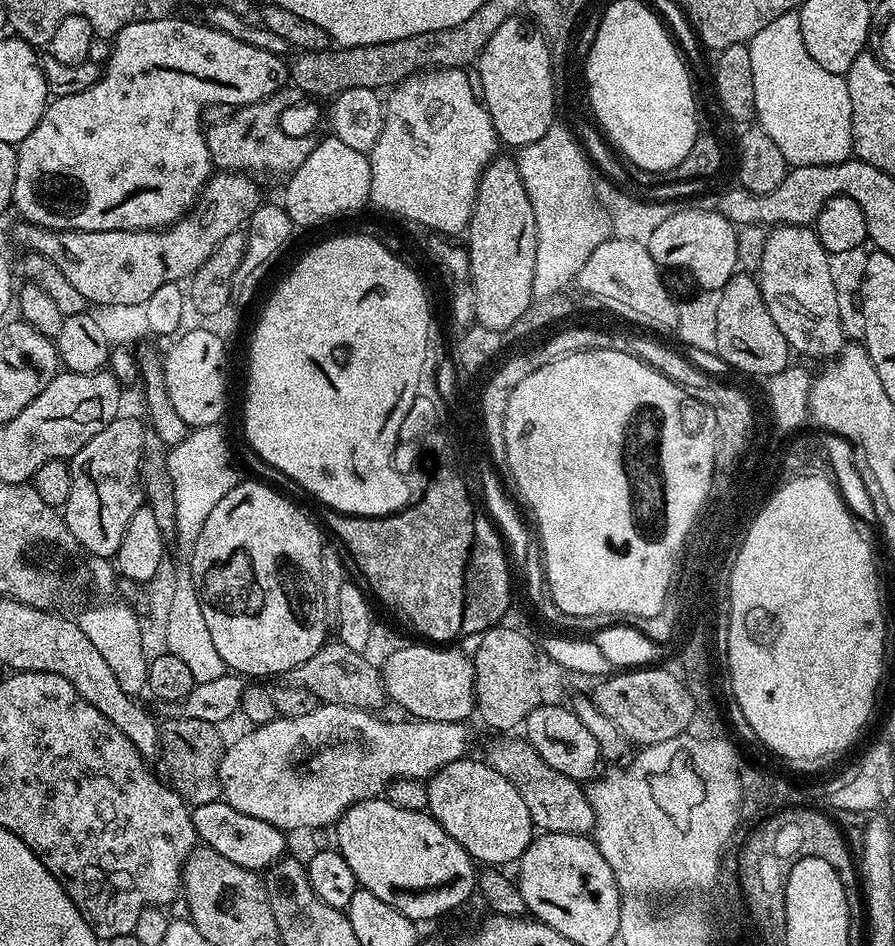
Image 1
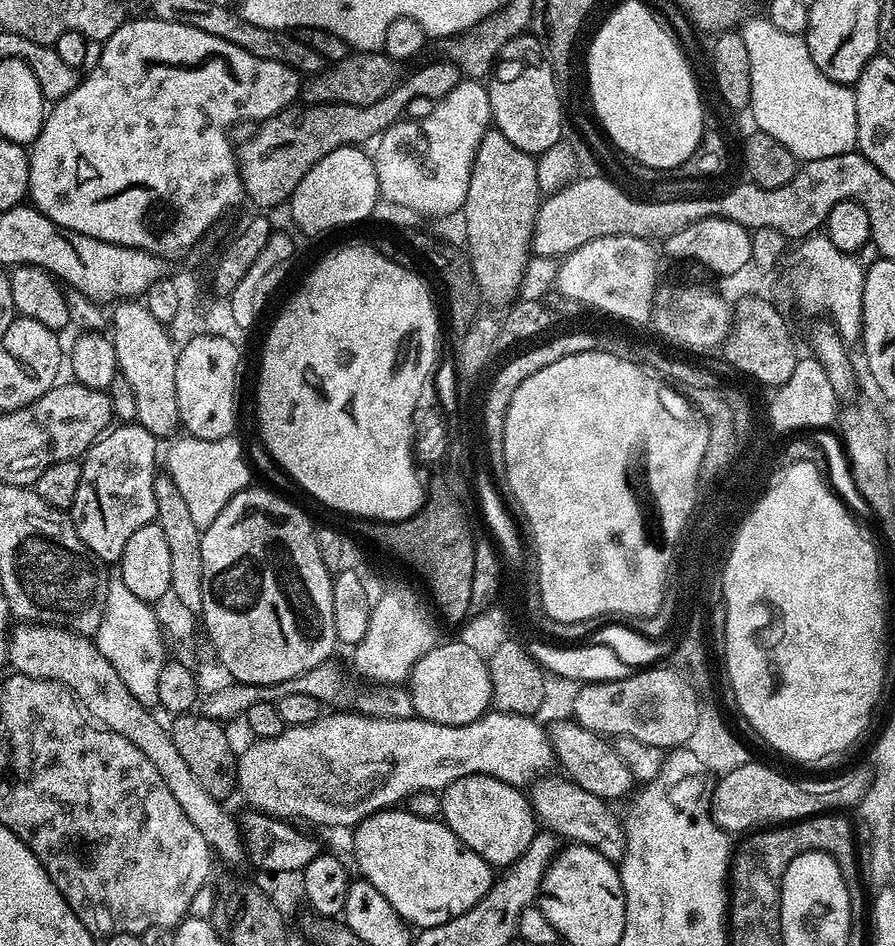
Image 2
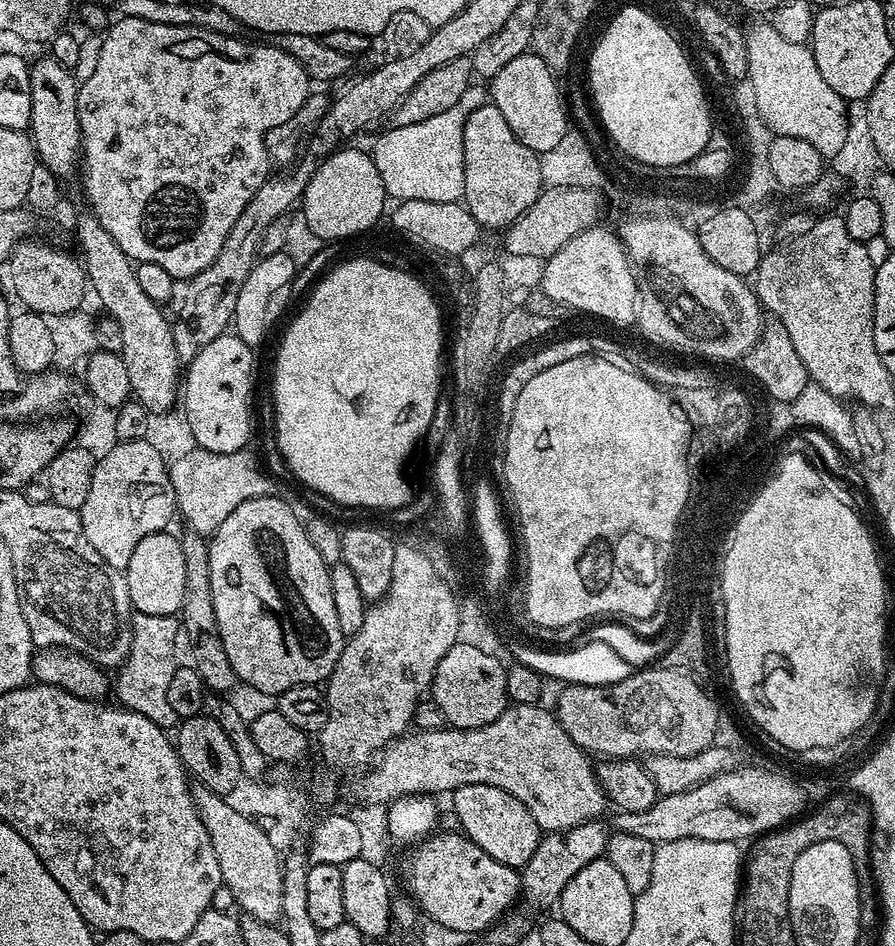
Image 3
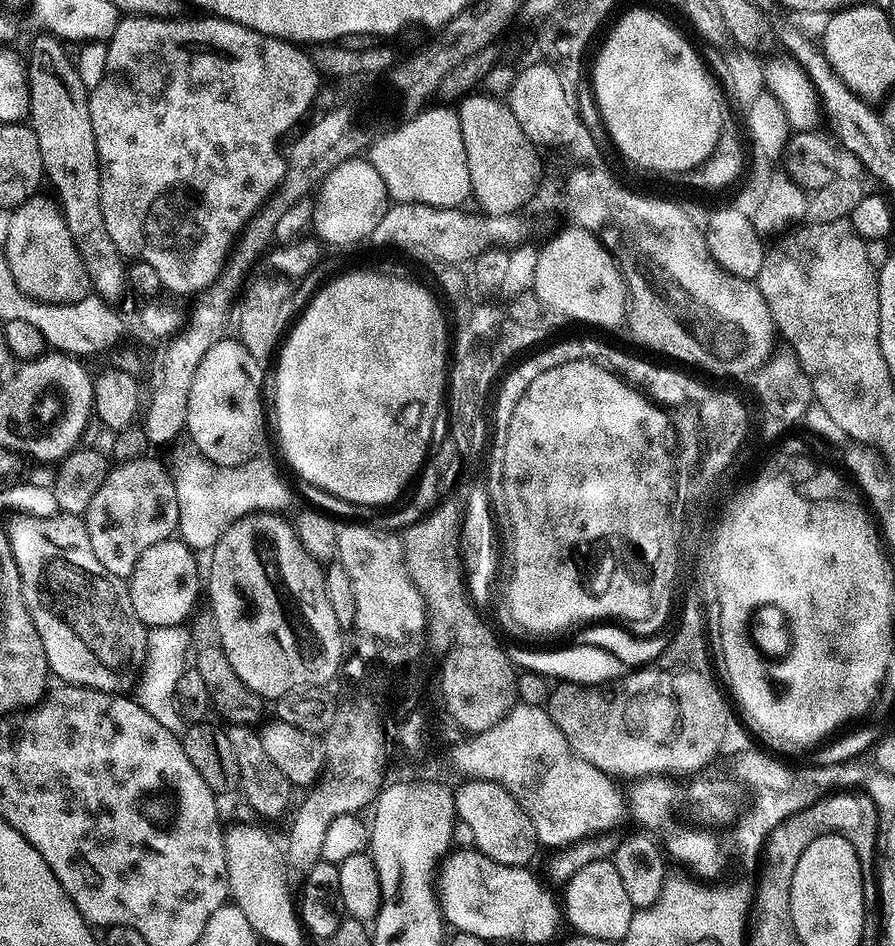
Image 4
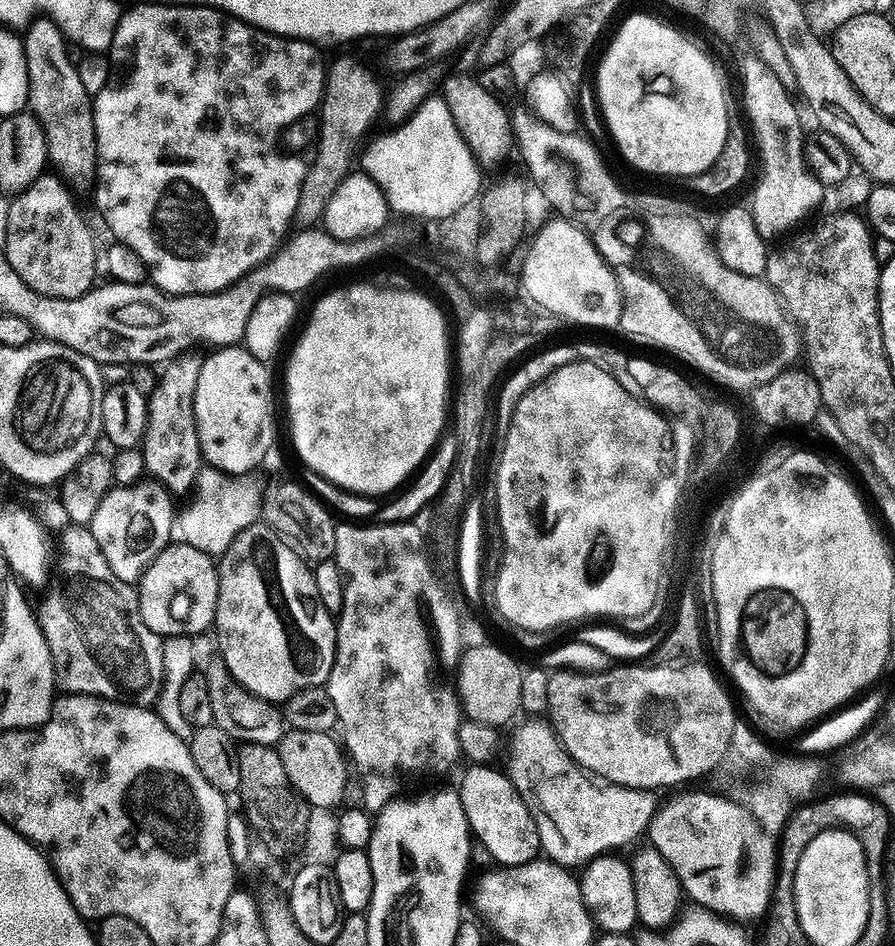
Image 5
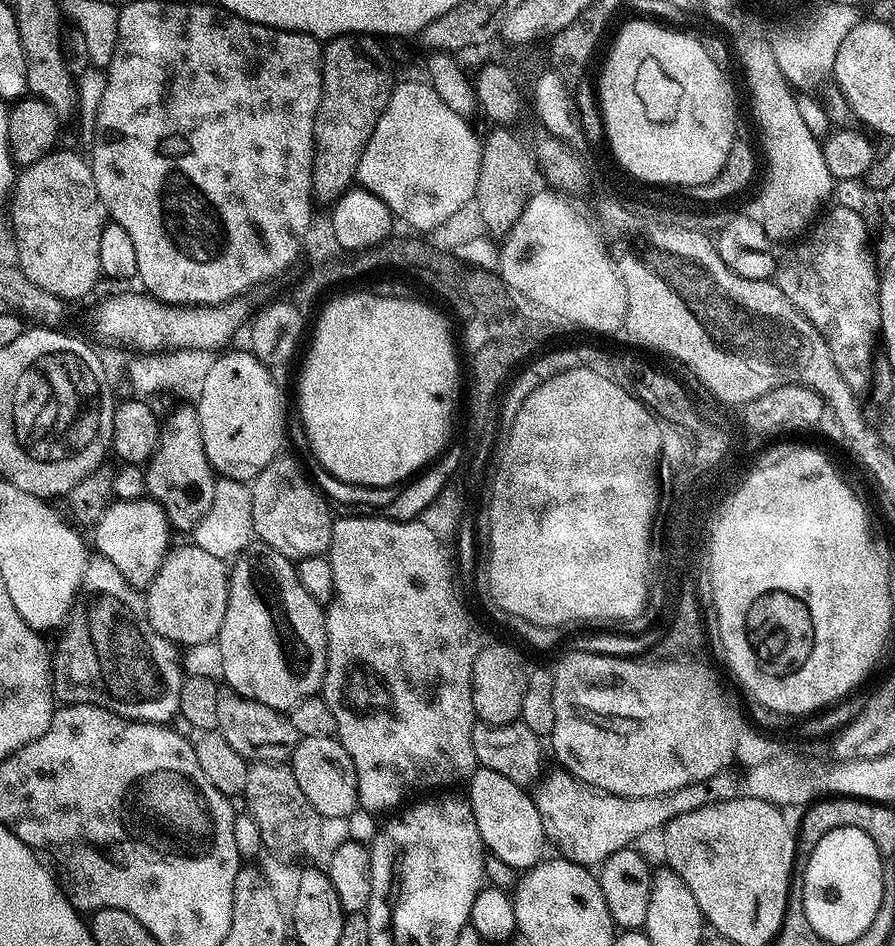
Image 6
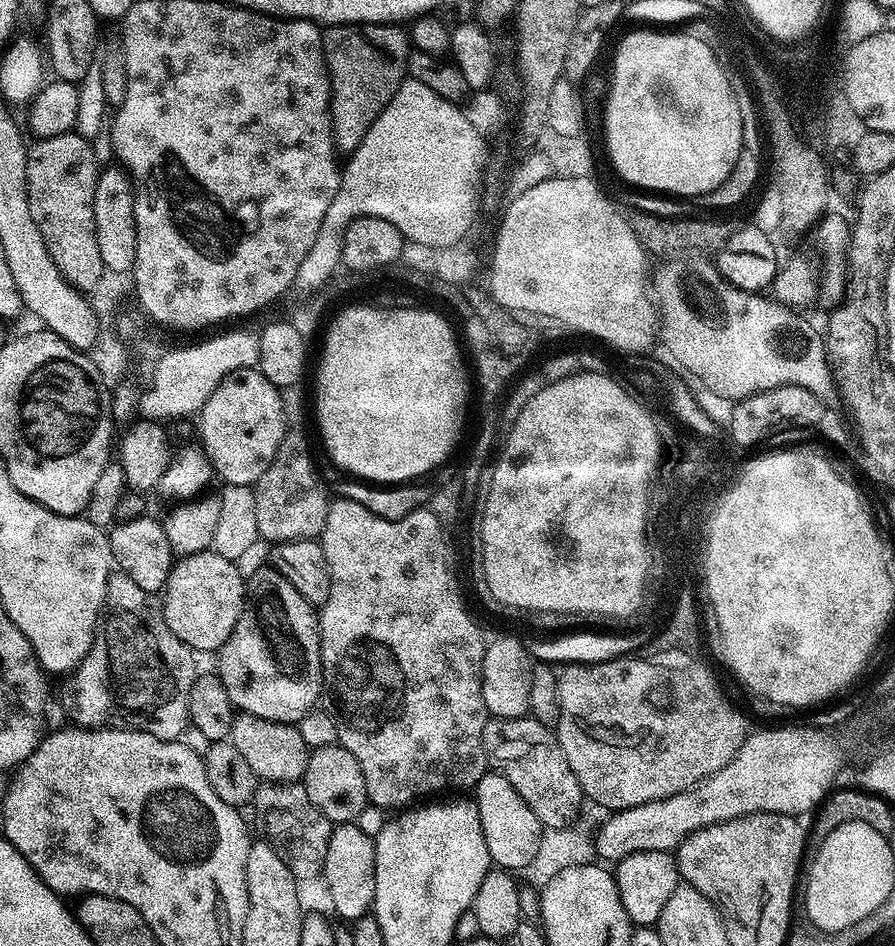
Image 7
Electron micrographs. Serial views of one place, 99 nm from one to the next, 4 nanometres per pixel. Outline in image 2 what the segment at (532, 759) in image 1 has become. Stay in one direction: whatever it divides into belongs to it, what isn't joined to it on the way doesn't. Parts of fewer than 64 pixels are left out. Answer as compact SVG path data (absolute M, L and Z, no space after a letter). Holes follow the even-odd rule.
M549 774L531 785L530 803L537 821L547 831L555 832L565 841L598 850L598 854L602 854L607 860L623 861L624 854L628 851L628 837L624 835L621 817L612 813L613 805L582 789L572 779L560 778L556 774Z

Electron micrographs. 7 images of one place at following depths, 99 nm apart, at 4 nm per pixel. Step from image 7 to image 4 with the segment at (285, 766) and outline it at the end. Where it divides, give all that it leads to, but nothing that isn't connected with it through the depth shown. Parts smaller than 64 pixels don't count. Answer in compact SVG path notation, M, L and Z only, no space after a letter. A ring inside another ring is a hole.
M210 614L199 616L197 615L190 624L192 642L196 647L194 666L206 682L206 690L212 703L211 711L217 712L229 725L259 725L259 720L264 716L265 701L254 690L250 690L250 686L246 686L246 682L238 678L234 666L230 666L230 658L226 658L226 650L222 650L220 645L220 635L214 618Z

